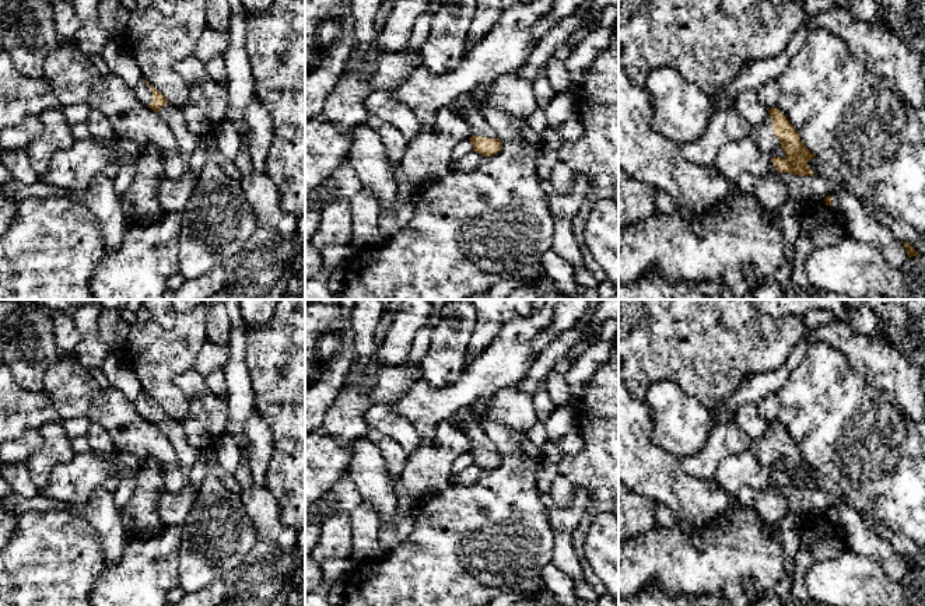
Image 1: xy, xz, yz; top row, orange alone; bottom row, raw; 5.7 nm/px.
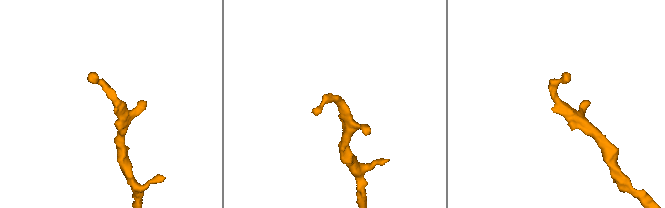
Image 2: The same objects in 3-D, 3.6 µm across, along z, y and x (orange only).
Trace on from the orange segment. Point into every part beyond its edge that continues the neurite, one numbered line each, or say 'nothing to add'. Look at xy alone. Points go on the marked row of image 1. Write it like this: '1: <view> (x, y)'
1: xy (143, 93)

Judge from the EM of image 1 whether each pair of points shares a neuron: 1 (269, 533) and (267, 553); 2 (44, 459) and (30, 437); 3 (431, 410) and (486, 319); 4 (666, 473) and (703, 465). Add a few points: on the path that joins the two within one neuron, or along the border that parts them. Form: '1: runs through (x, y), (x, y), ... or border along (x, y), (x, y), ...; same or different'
1: border along (258, 538), (273, 542), (281, 552), (290, 553); different
2: border along (39, 430), (42, 445), (24, 462); different
3: border along (494, 335), (466, 364); different
4: border along (678, 458), (679, 466), (686, 473), (711, 480); different

